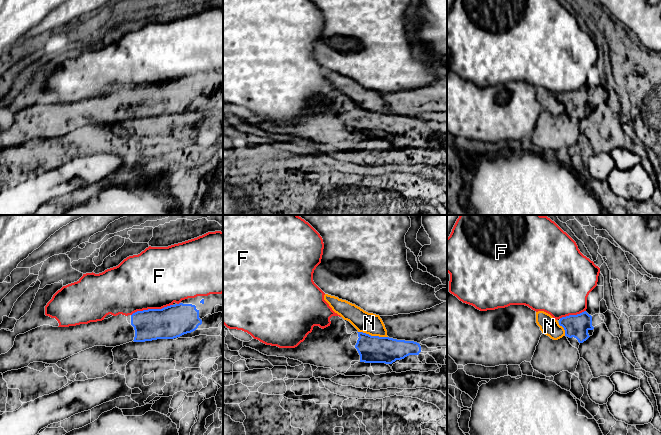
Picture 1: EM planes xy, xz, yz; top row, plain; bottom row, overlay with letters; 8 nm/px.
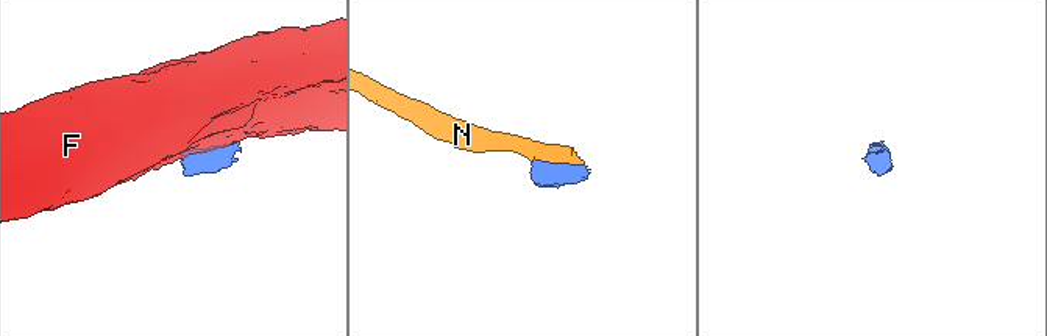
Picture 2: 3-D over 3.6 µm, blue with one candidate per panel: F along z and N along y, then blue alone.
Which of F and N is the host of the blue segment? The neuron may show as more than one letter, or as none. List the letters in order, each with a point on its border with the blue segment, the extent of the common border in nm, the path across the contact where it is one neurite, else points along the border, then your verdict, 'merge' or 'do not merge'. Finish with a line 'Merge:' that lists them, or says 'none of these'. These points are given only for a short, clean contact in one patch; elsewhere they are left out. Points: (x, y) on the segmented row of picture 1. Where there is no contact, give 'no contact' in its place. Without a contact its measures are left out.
F: meets blue in xy at (151, 309); contact 340 nm long; do not merge
N: meets blue in xz at (373, 336); contact 240 nm long; do not merge
Merge: none of these

